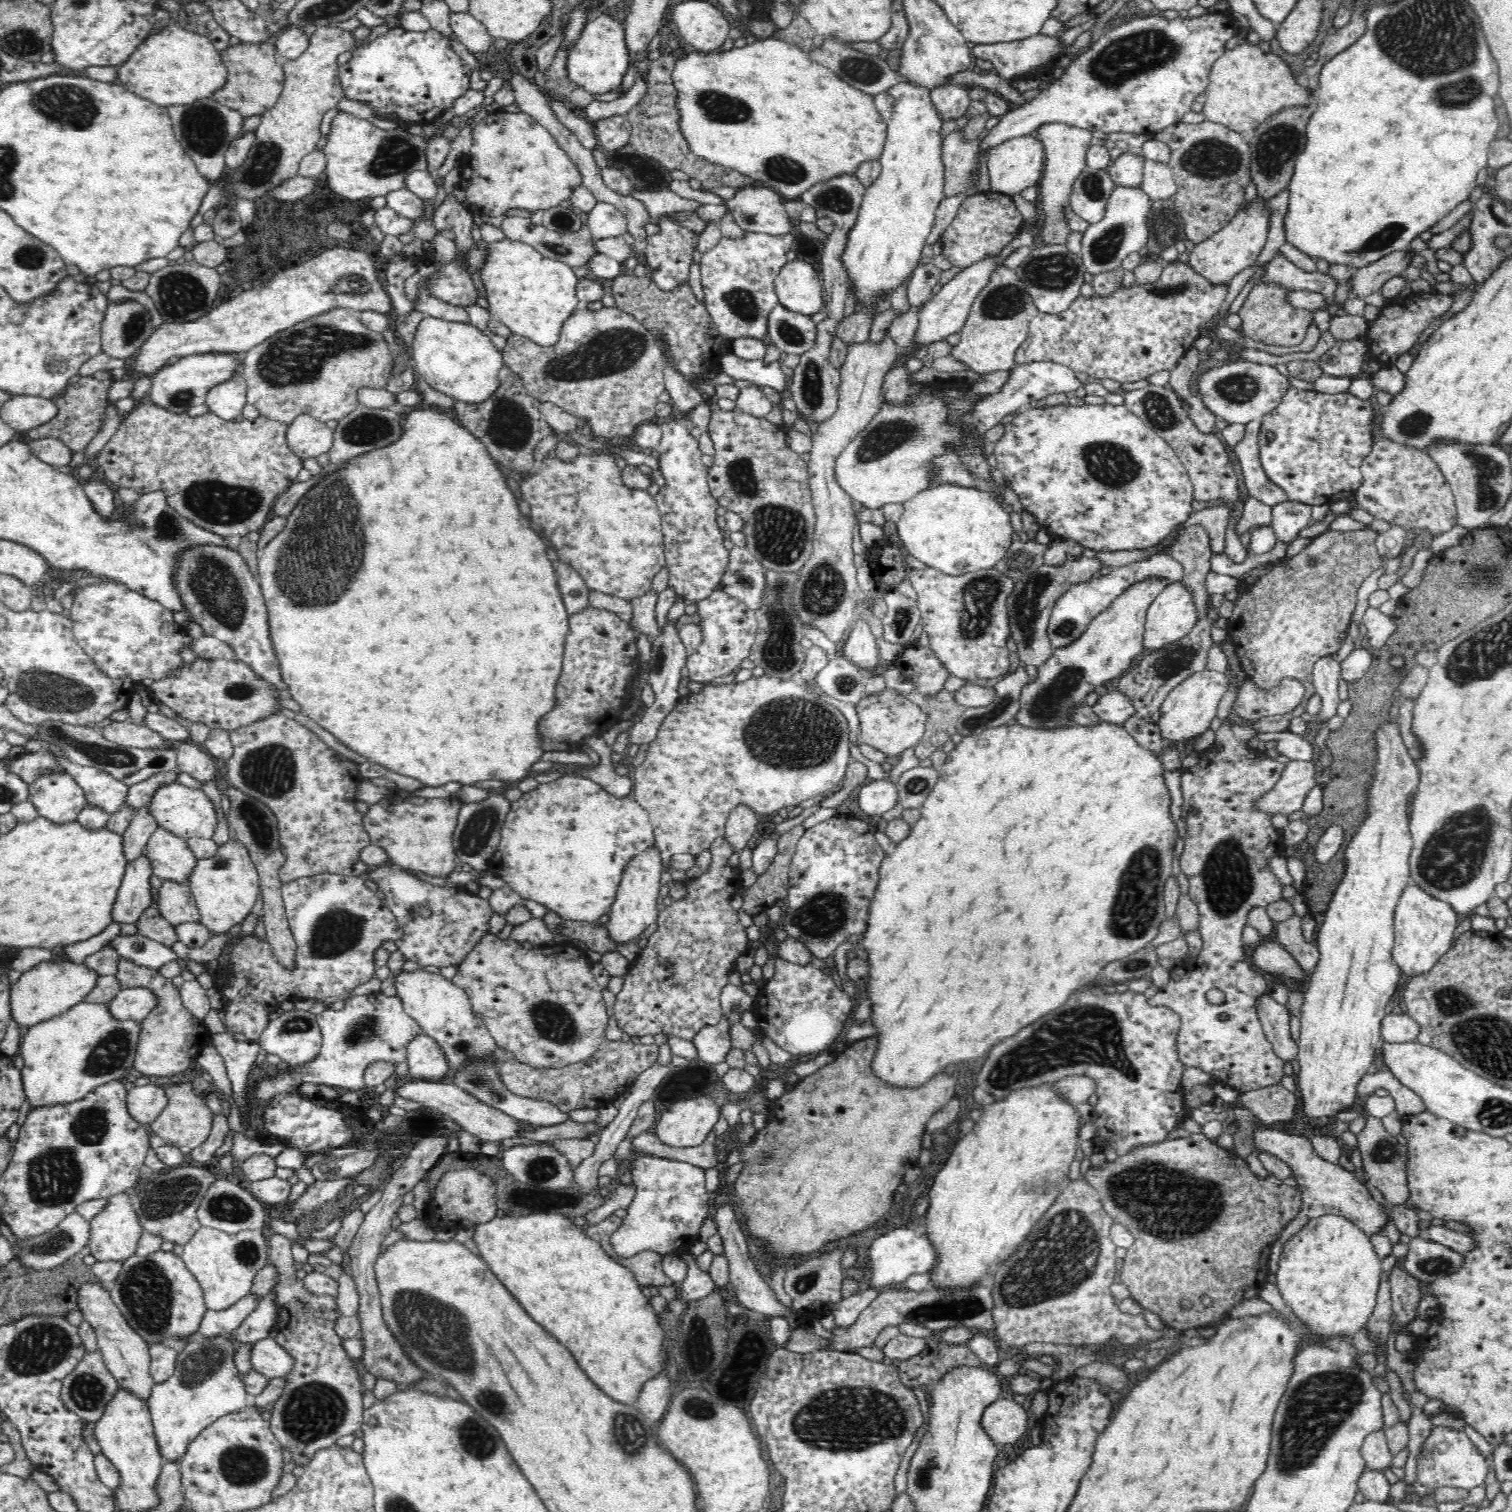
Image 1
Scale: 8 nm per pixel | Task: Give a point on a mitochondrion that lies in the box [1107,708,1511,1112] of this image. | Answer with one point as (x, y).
(1455, 857)

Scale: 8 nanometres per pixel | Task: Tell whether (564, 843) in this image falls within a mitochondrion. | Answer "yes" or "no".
no

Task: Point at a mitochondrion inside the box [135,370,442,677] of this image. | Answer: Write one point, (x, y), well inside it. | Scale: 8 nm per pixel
(332, 529)

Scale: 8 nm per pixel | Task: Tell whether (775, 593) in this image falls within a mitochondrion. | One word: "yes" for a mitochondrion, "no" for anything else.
yes

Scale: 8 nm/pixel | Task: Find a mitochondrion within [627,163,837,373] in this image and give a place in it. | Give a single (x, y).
(742, 303)

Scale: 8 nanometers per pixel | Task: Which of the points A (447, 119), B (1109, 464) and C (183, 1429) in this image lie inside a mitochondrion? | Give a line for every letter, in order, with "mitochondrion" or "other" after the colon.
A: other
B: mitochondrion
C: other

